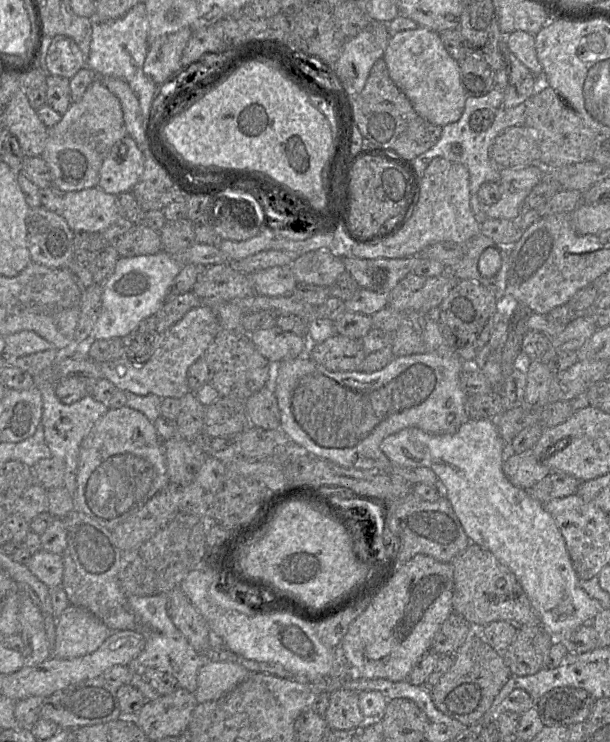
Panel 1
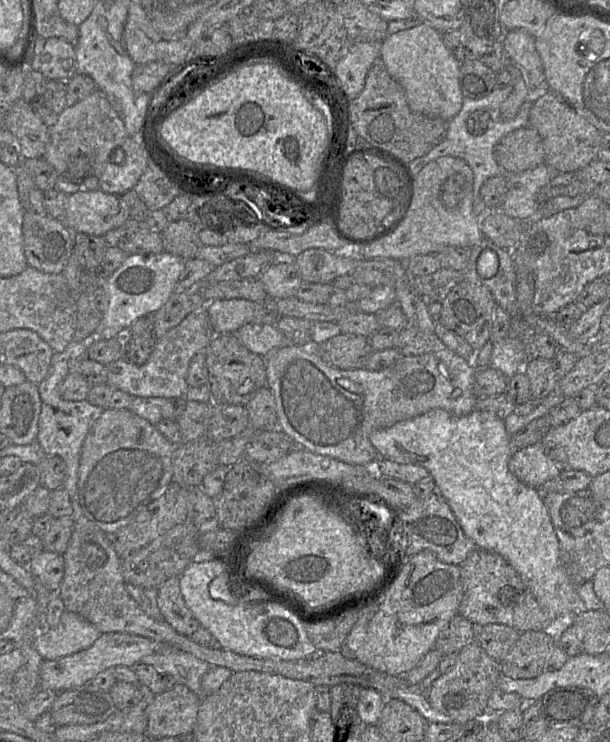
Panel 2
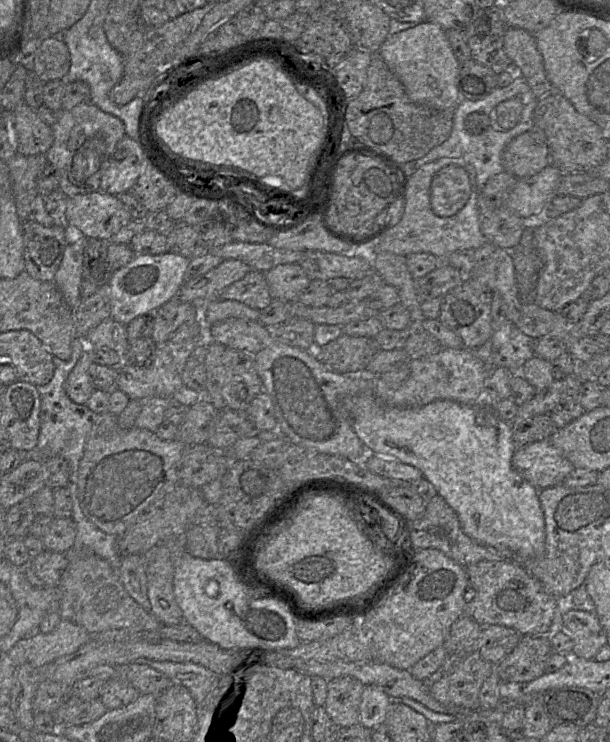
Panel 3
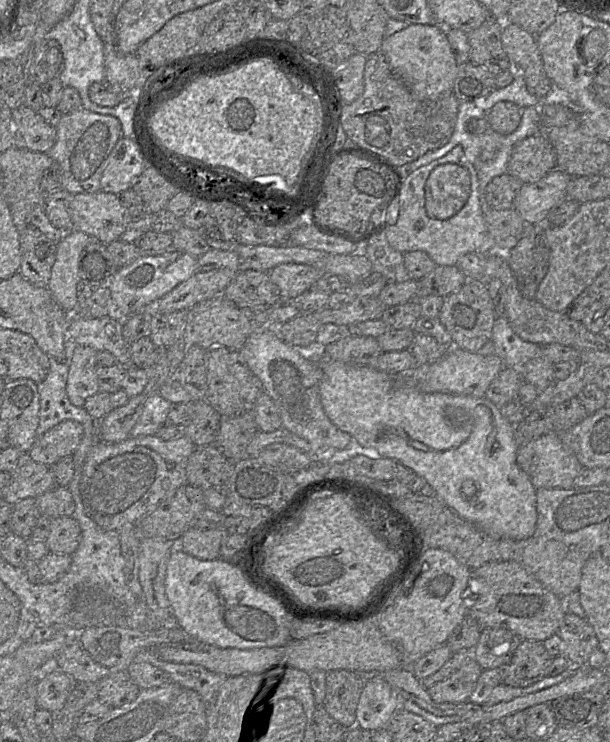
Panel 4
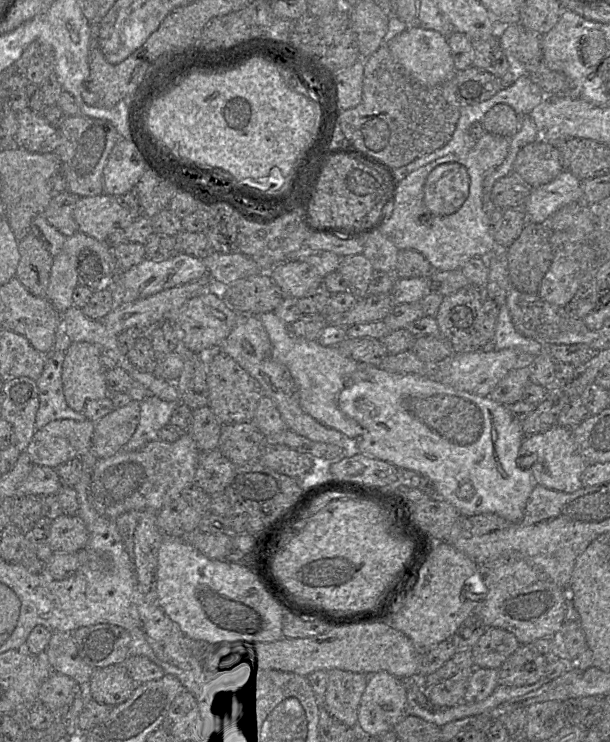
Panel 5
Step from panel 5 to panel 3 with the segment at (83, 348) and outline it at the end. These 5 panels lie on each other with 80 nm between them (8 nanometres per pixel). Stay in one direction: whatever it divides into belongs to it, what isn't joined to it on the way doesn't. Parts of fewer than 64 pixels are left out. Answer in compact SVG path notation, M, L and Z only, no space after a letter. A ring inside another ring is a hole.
M87 347L66 379L65 390L74 403L85 404L96 389L89 374L93 362L93 348Z

